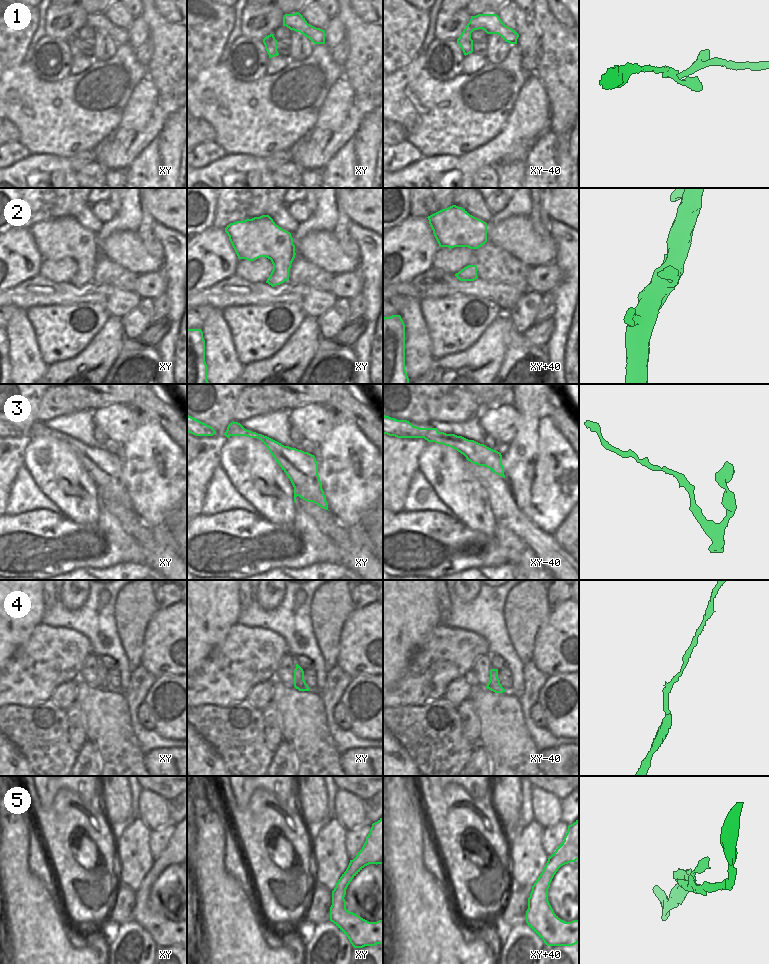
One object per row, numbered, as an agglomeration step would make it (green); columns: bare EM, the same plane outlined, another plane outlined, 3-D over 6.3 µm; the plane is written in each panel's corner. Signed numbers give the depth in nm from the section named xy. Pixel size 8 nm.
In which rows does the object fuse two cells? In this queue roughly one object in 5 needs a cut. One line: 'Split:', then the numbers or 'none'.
Split: none

